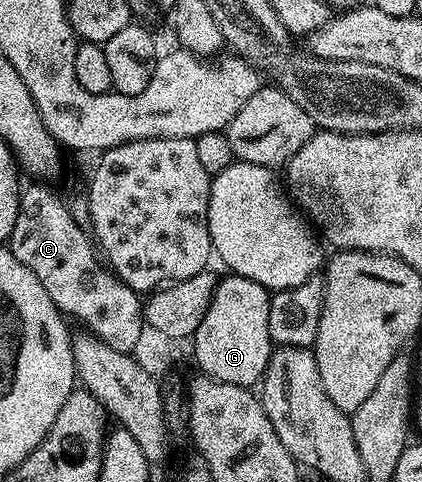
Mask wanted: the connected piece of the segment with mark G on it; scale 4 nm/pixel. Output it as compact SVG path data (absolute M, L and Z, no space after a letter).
M226 274L226 279L222 278L220 282L217 284L217 289L213 294L213 300L211 301L211 305L207 309L207 313L203 317L203 321L199 325L199 329L195 334L191 336L191 344L193 343L193 355L197 358L197 363L202 367L204 374L211 379L218 379L220 383L230 383L231 385L239 385L240 387L248 387L250 389L256 388L258 384L260 384L261 380L265 377L265 370L267 369L267 365L269 364L269 358L271 357L271 353L273 352L273 348L275 346L273 342L273 338L271 337L271 333L267 329L267 313L269 312L269 296L270 292L266 290L261 284L257 284L253 280L249 280L245 276L239 276L236 274Z

